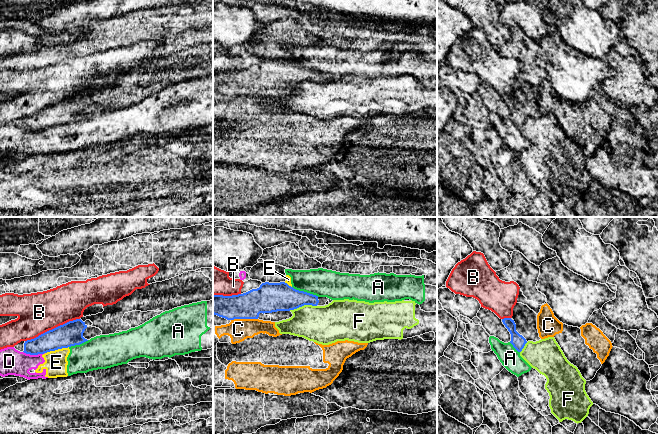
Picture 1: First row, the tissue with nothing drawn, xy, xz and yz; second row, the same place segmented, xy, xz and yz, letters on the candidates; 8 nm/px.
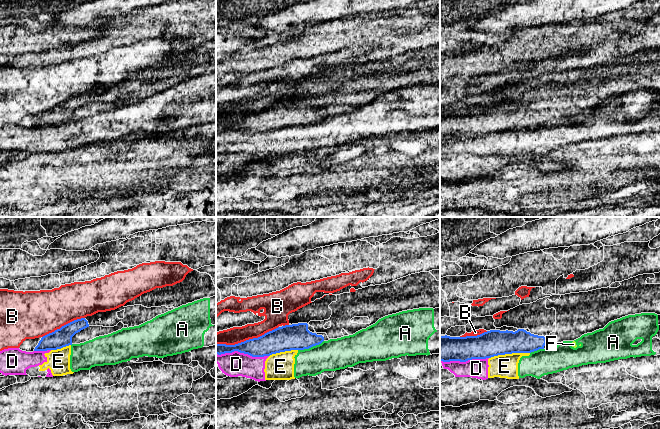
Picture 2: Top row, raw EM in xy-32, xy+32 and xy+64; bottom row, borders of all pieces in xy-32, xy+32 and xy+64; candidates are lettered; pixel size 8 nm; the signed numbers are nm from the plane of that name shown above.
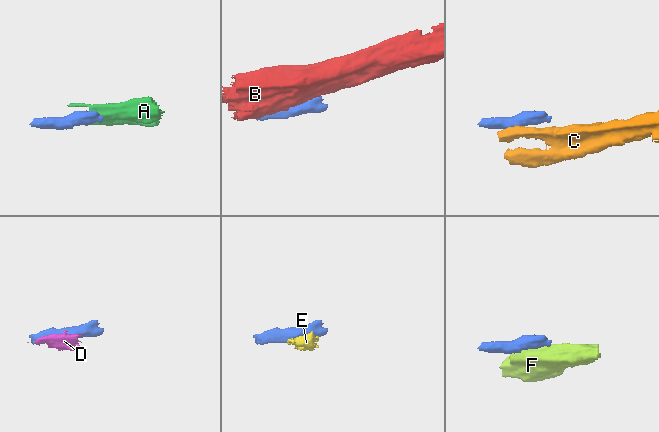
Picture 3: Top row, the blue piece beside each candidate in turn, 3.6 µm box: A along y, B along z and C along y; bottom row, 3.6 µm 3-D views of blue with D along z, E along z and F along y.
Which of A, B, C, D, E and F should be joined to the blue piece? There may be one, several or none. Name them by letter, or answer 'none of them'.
none of them

